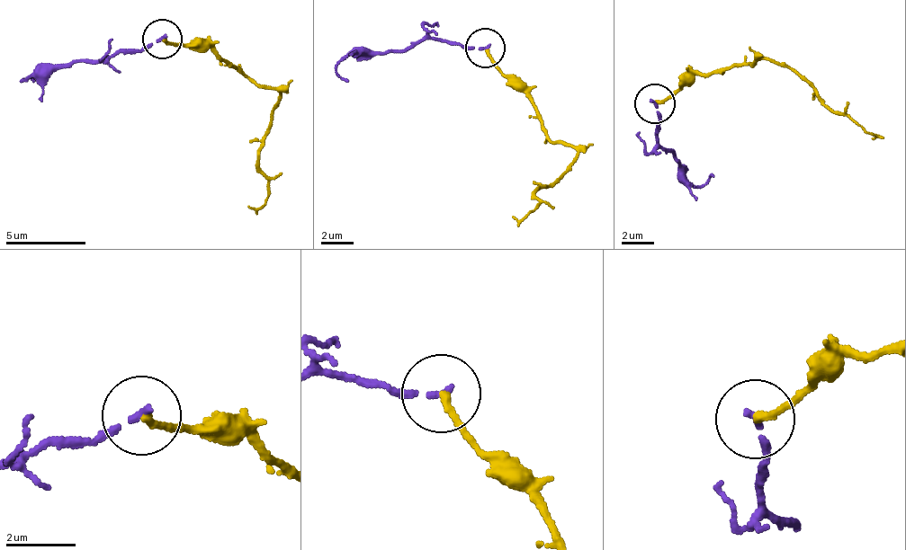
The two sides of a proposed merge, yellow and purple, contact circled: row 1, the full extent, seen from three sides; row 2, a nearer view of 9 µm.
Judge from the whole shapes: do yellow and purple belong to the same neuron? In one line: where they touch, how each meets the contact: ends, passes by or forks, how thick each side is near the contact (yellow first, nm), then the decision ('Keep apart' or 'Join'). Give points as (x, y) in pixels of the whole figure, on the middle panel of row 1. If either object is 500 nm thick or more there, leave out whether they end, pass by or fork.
Place: (485, 48). At the ring yellow ends. At the ring purple ends. Thickness 190 nm (yellow) against 170 nm. Keep apart

